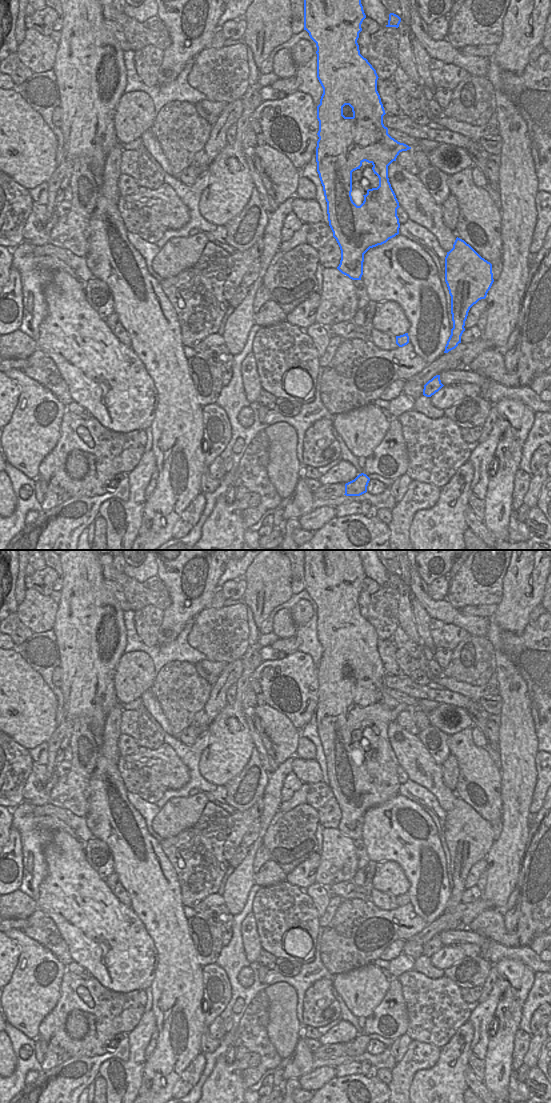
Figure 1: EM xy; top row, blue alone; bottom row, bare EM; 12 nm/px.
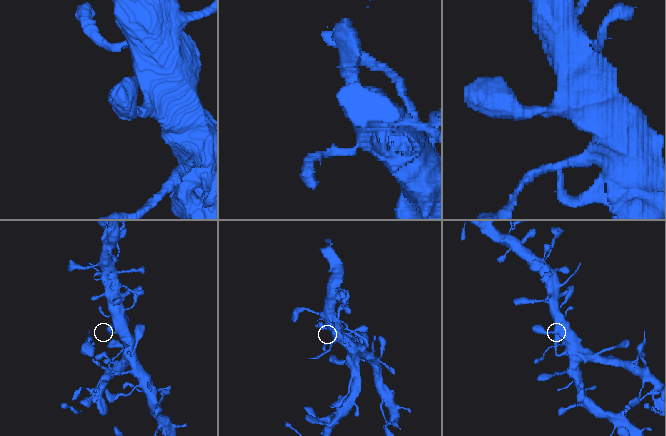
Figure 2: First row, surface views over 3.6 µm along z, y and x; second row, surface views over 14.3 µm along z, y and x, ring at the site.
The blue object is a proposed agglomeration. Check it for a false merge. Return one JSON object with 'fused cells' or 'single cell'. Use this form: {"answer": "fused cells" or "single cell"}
{"answer": "single cell"}

